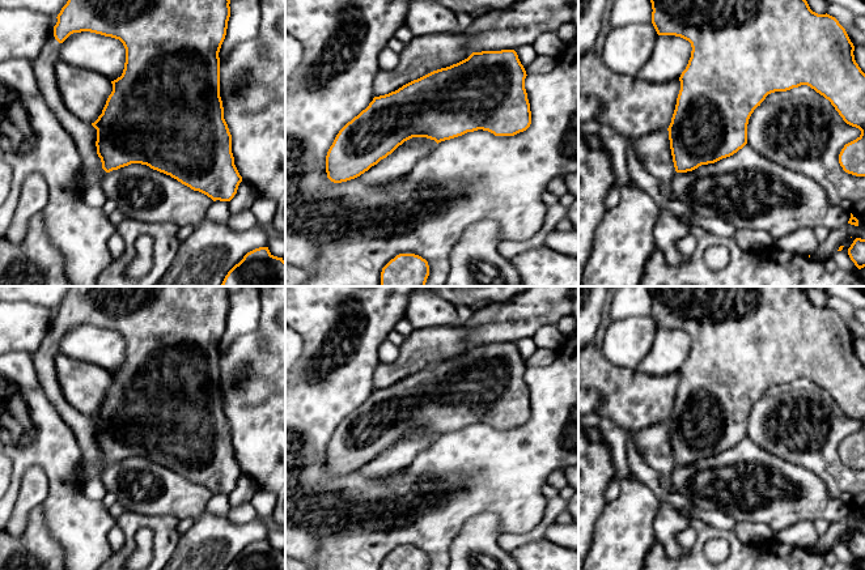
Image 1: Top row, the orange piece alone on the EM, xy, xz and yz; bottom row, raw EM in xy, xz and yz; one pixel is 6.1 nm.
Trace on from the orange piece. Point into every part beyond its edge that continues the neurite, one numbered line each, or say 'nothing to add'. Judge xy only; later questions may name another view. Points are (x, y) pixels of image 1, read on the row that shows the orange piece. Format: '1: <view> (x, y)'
nothing to add

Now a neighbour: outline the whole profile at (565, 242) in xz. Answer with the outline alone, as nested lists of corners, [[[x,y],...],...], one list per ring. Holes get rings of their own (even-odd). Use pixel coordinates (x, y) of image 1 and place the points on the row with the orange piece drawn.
[[[559,230],[550,233],[546,246],[569,258],[578,258],[578,230]]]

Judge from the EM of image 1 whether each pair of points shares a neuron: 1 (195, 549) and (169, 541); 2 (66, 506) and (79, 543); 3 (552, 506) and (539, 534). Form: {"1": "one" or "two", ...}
{"1": "two", "2": "one", "3": "one"}

